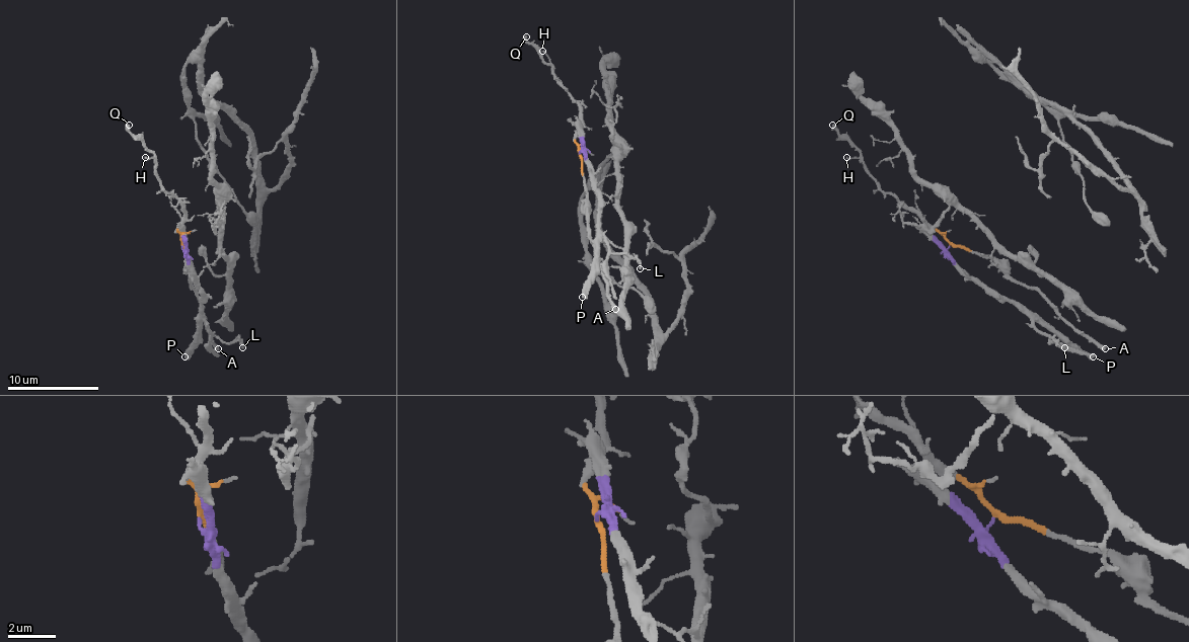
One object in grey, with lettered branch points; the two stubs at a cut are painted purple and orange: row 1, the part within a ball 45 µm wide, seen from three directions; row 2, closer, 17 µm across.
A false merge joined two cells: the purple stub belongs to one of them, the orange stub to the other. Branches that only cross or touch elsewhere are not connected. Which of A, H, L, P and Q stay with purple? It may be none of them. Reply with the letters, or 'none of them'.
L, P

